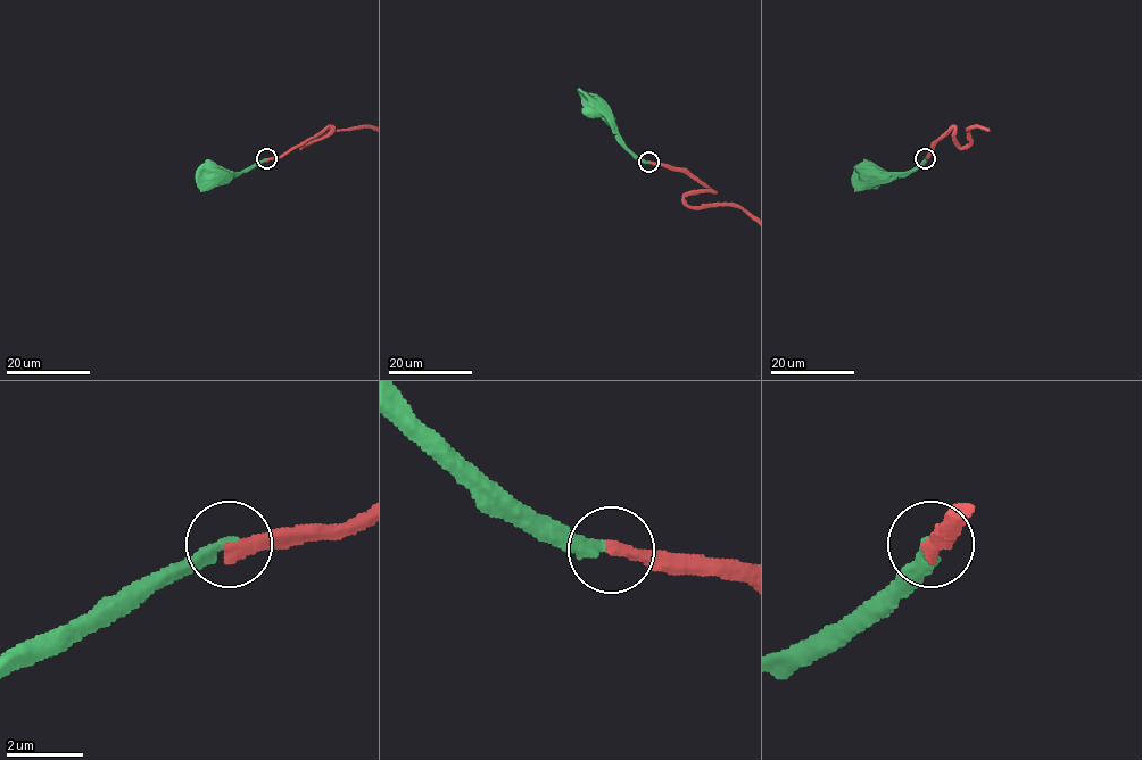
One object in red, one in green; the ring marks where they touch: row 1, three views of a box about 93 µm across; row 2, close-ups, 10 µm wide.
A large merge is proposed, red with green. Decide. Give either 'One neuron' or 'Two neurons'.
Two neurons

